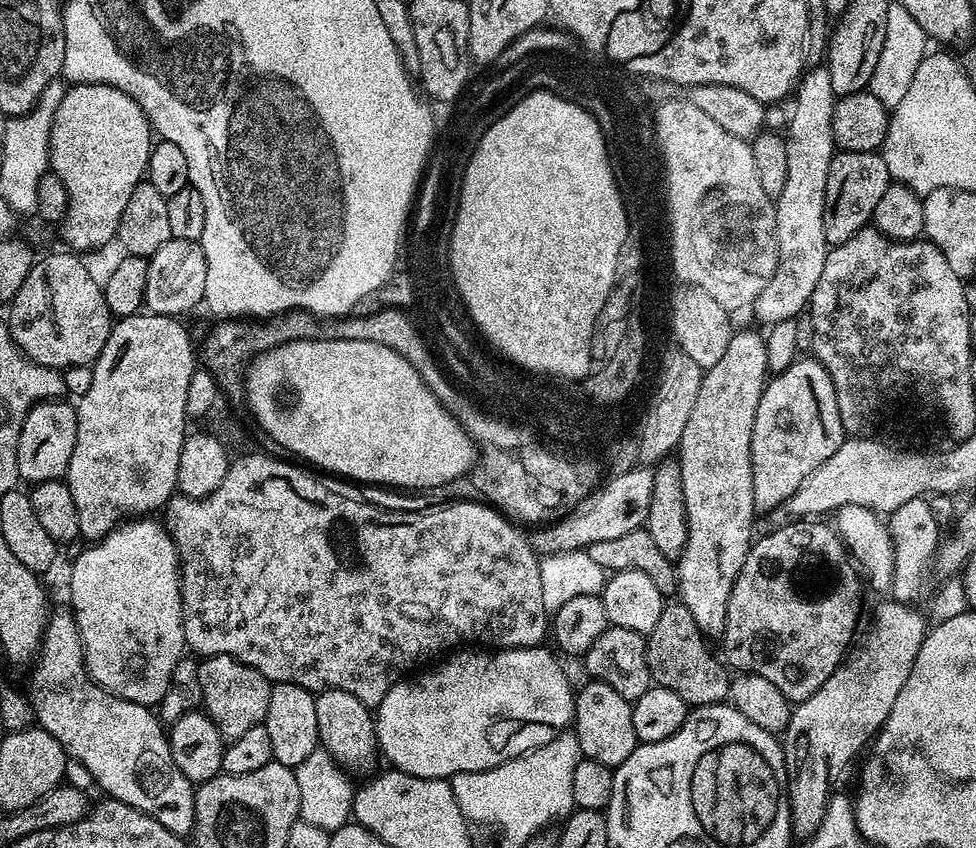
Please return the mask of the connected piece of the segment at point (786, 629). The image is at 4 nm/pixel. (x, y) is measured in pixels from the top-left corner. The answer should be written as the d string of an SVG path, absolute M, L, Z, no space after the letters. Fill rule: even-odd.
M824 522L782 524L773 527L769 536L764 536L761 540L759 537L753 543L746 554L746 562L742 562L742 570L730 594L728 617L722 637L723 659L737 673L753 672L762 675L775 684L791 702L810 698L810 694L817 692L822 682L826 682L826 678L834 674L853 643L852 635L860 620L862 580L858 575L857 565L835 527L831 523L820 523Z

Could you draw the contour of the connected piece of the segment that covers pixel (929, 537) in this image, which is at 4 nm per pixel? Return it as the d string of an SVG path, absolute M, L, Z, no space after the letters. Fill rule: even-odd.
M923 496L905 502L903 506L898 506L898 510L890 514L890 519L887 521L888 532L892 535L896 562L890 596L900 604L915 605L917 603L916 599L923 594L924 587L928 584L928 572L930 576L934 568L936 549L940 547L942 531L940 532L940 524L936 521L936 516L932 513L928 502Z

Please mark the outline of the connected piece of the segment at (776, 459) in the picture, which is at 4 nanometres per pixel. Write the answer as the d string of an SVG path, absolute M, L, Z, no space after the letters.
M797 358L782 372L775 373L764 386L758 402L758 414L754 418L754 430L750 438L750 462L754 478L754 502L761 513L787 504L798 486L842 446L846 438L842 418L838 414L838 402L834 394L834 382L830 374L814 358Z

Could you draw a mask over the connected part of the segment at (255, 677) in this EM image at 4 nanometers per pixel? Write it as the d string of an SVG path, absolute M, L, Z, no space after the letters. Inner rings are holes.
M206 656L199 661L198 682L202 686L203 711L218 726L224 741L242 738L246 730L263 724L266 710L270 707L272 684L261 672L254 670L249 664L235 660L232 656Z

